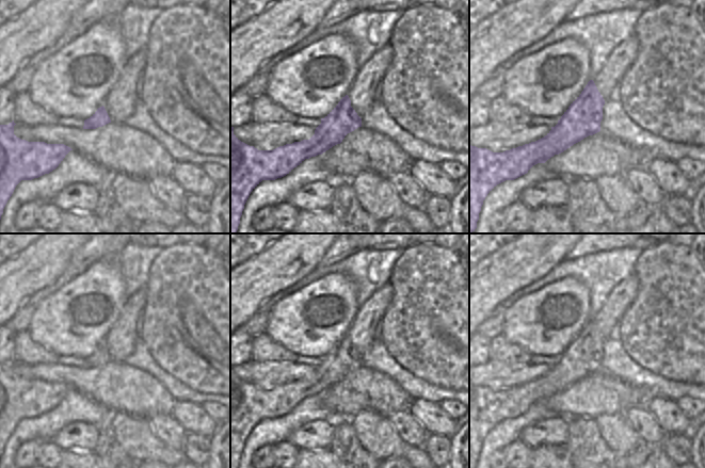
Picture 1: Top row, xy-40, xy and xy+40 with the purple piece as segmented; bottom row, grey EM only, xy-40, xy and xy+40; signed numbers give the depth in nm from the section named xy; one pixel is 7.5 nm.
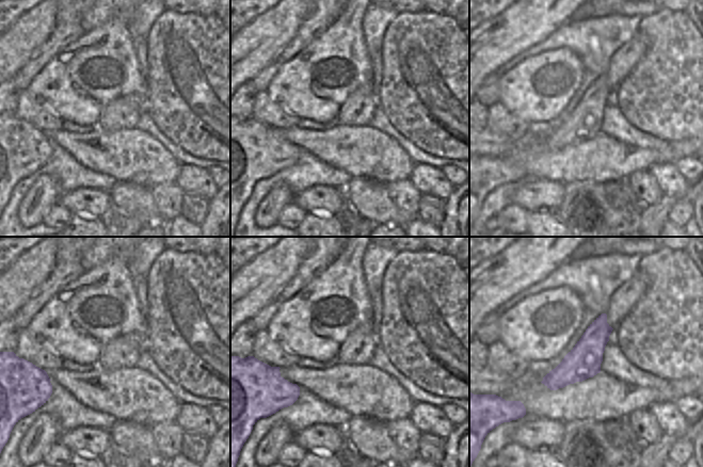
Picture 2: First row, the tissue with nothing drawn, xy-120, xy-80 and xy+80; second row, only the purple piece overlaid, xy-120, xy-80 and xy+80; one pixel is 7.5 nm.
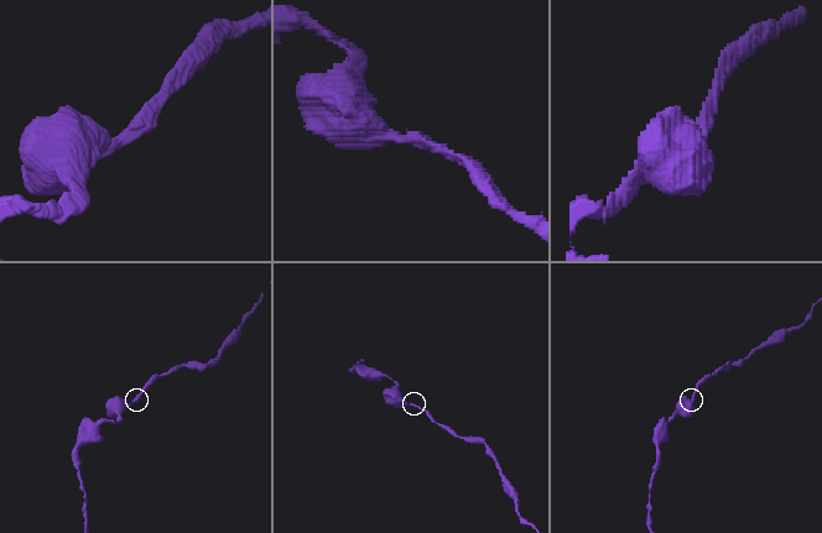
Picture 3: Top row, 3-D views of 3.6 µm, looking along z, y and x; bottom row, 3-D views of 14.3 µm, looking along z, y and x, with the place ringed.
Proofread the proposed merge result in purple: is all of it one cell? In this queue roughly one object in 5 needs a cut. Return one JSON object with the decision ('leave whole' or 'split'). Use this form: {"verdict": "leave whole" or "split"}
{"verdict": "leave whole"}

